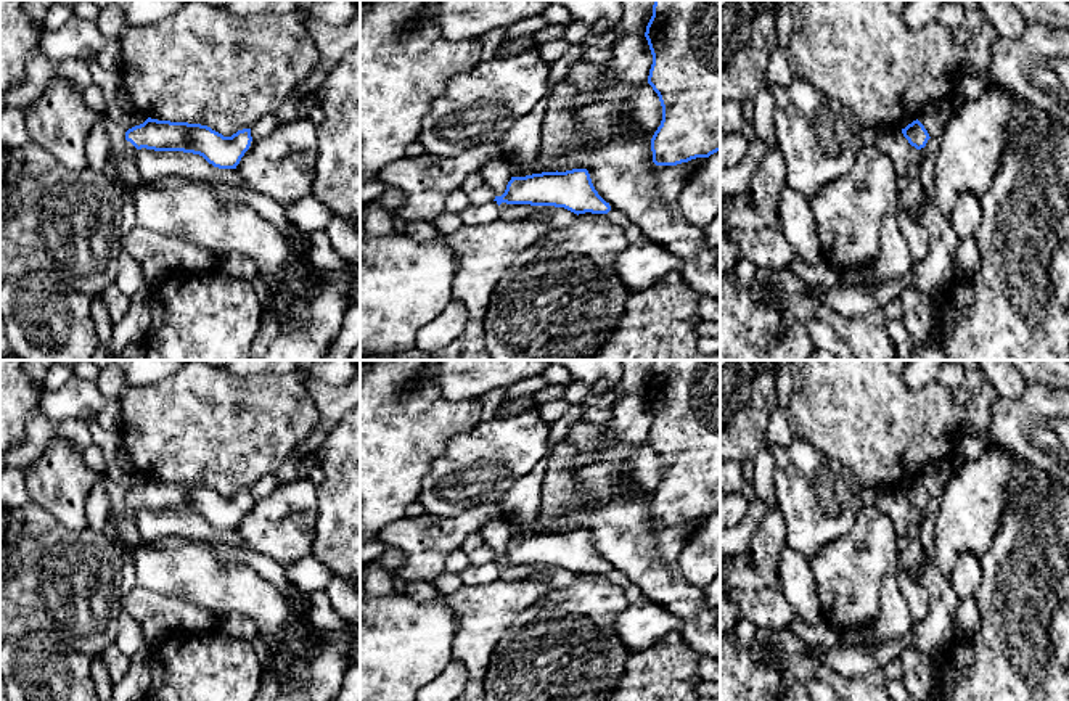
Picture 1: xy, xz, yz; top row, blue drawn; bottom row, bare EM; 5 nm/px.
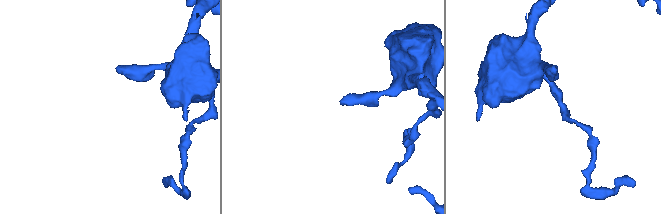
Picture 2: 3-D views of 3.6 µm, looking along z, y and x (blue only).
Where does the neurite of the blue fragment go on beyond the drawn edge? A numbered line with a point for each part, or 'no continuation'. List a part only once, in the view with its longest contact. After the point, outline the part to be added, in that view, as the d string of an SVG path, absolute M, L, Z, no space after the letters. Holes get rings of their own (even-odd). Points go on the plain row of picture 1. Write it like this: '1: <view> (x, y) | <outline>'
1: yz (933, 507) | M929 498L926 506L921 508L921 513L924 514L924 521L921 526L921 545L926 551L932 551L932 545L934 545L934 531L936 531L936 519L939 516L940 511L940 500L936 498Z

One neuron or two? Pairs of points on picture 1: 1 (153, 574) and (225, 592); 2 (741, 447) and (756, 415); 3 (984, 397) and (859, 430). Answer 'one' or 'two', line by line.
1: one
2: one
3: one

